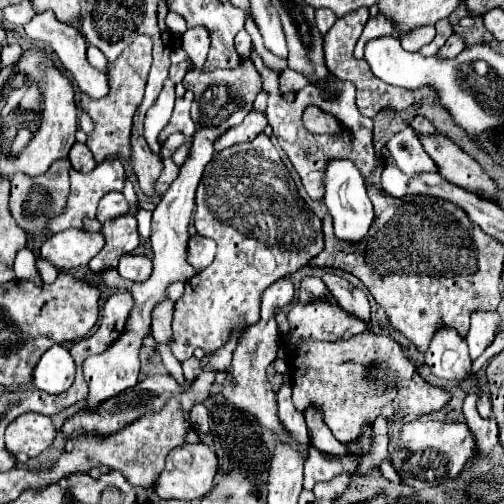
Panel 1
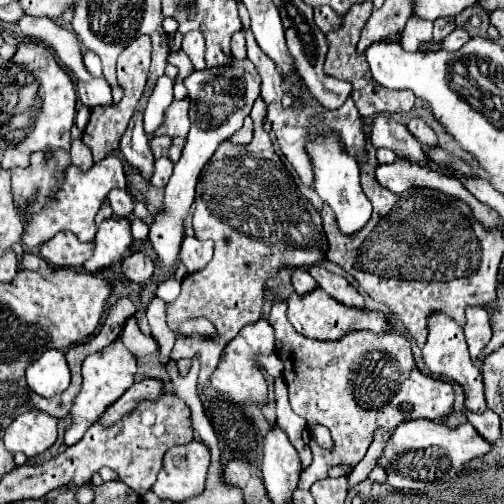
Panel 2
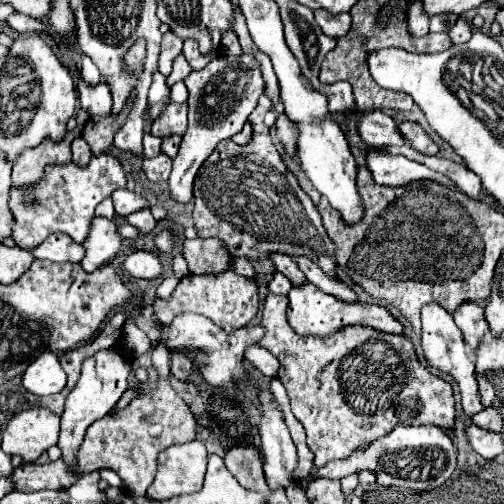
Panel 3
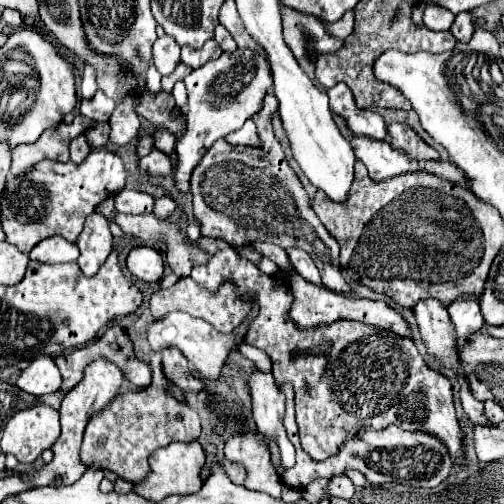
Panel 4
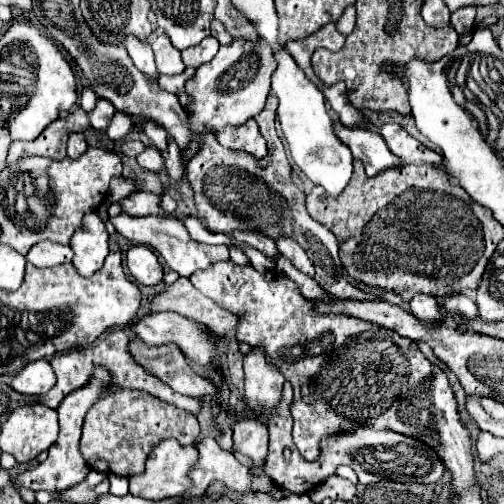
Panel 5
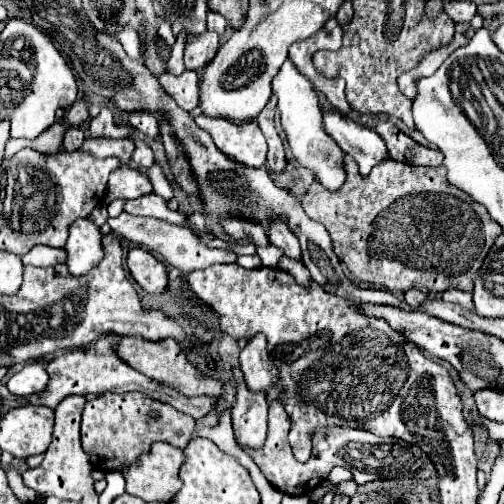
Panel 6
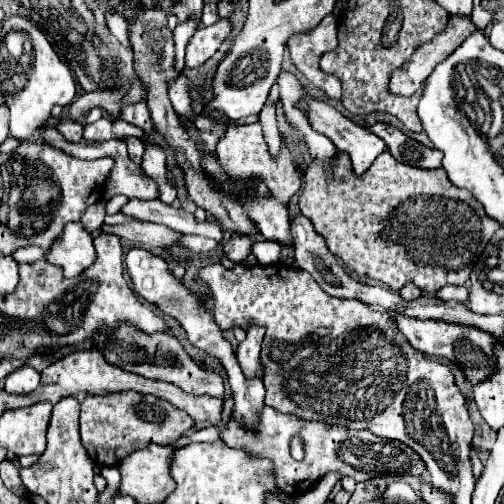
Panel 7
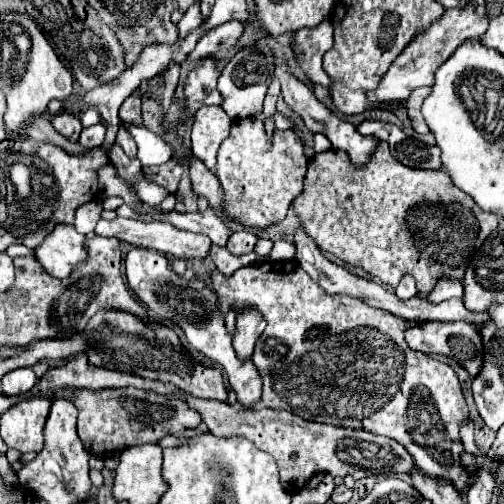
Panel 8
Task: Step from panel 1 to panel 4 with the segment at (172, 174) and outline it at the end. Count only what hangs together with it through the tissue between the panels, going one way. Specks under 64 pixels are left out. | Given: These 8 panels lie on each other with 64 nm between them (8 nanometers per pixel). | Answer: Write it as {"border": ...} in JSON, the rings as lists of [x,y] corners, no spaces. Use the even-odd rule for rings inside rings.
{"border":[[[152,150],[148,156],[140,158],[140,168],[150,176],[168,176],[172,174],[172,162],[160,150]]]}

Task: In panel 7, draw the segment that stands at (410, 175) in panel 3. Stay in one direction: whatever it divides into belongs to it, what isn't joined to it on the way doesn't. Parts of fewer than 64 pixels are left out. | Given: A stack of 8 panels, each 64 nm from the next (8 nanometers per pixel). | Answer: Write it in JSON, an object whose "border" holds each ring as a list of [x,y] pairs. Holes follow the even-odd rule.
{"border":[[[308,94],[306,100],[304,100],[304,104],[302,104],[302,108],[308,110],[308,116],[310,116],[310,122],[312,122],[312,128],[314,128],[314,130],[318,130],[320,134],[328,136],[340,152],[348,152],[348,154],[350,154],[352,166],[354,166],[354,172],[356,172],[356,174],[364,174],[364,172],[372,166],[372,162],[376,160],[376,156],[380,156],[380,152],[386,150],[386,144],[384,144],[376,134],[368,132],[364,126],[352,122],[350,118],[342,116],[336,108],[328,106],[326,102],[314,100],[314,98]]]}

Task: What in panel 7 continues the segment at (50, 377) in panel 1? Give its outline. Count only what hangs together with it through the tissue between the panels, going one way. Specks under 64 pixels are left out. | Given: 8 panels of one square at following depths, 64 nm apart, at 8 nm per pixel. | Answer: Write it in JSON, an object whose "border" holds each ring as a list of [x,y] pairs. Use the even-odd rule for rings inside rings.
{"border":[[[22,366],[18,370],[14,370],[4,384],[4,390],[10,394],[28,394],[34,392],[40,386],[40,372],[32,366]]]}

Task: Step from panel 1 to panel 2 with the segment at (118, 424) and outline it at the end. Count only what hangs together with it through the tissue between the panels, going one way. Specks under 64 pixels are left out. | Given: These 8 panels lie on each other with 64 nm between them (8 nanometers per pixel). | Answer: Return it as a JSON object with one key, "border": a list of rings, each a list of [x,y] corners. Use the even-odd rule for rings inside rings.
{"border":[[[146,378],[142,382],[136,382],[132,388],[128,388],[128,392],[124,392],[120,400],[104,410],[104,416],[100,416],[98,424],[116,424],[116,420],[120,420],[120,416],[124,414],[128,416],[128,412],[132,412],[132,408],[136,408],[140,400],[158,400],[160,396],[164,396],[164,392],[164,382],[158,378]]]}

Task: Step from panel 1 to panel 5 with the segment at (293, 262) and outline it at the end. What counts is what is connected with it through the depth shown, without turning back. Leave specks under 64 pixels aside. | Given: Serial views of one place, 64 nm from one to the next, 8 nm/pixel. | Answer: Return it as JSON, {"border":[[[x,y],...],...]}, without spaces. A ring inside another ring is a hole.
{"border":[[[268,96],[264,110],[256,116],[260,132],[266,138],[268,154],[262,160],[252,160],[246,152],[232,152],[222,148],[213,134],[202,139],[200,152],[188,162],[186,178],[194,190],[194,202],[198,210],[198,218],[206,224],[210,232],[224,232],[232,234],[234,230],[242,232],[258,232],[272,240],[276,236],[292,236],[310,260],[314,260],[316,268],[316,282],[336,298],[350,298],[350,300],[374,300],[372,294],[366,294],[358,288],[352,288],[348,280],[344,280],[340,272],[340,258],[338,258],[338,240],[336,236],[316,222],[306,210],[306,194],[294,184],[292,168],[286,158],[282,140],[274,130],[276,118],[276,96]],[[178,278],[172,286],[158,292],[154,300],[150,302],[152,314],[174,310],[178,314],[184,314],[186,318],[198,320],[206,326],[212,326],[212,332],[218,336],[226,336],[236,328],[236,316],[232,312],[218,308],[216,302],[206,300],[192,284],[186,282],[186,278]]]}

